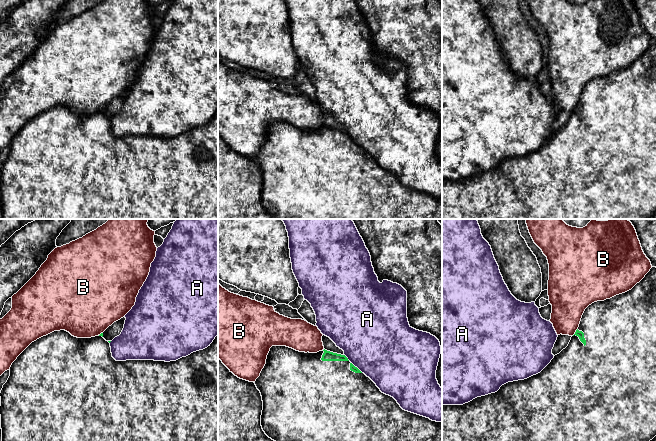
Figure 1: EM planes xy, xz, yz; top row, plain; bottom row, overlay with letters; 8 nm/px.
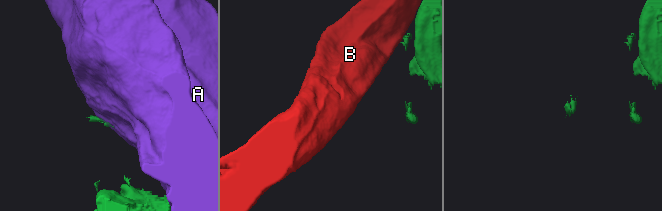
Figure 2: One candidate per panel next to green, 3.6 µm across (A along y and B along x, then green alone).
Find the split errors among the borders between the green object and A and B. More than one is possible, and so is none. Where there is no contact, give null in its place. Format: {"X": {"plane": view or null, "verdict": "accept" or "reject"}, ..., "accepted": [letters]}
{"A": {"plane": "xz", "verdict": "reject"}, "B": {"plane": "yz", "verdict": "reject"}, "accepted": []}

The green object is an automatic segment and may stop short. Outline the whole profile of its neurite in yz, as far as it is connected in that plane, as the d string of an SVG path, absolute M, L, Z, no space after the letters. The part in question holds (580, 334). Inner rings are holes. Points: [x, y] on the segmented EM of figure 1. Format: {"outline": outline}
{"outline": "M652 267L645 277L631 290L604 301L589 305L581 318L578 329L568 346L555 355L551 362L538 374L524 380L508 382L495 392L477 397L463 405L442 405L442 441L650 441L656 436L656 267Z"}

